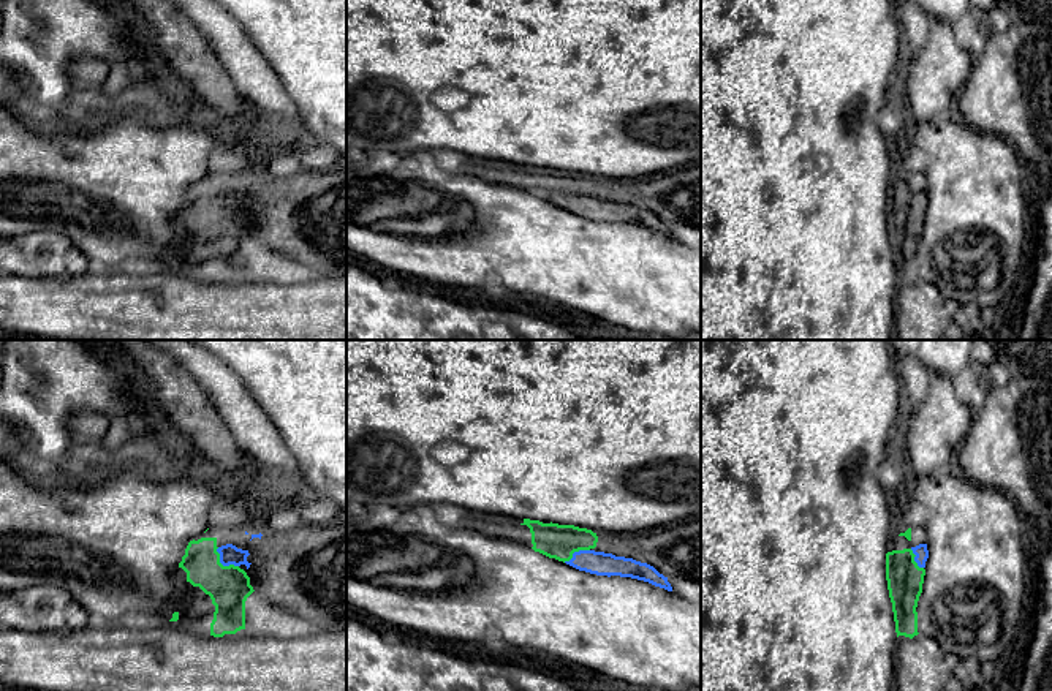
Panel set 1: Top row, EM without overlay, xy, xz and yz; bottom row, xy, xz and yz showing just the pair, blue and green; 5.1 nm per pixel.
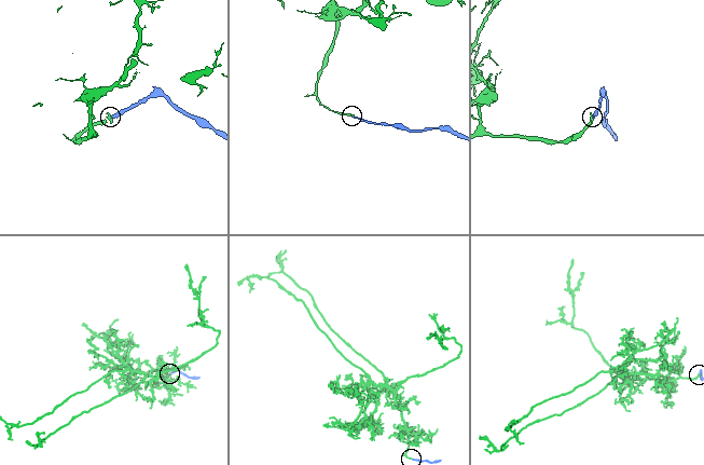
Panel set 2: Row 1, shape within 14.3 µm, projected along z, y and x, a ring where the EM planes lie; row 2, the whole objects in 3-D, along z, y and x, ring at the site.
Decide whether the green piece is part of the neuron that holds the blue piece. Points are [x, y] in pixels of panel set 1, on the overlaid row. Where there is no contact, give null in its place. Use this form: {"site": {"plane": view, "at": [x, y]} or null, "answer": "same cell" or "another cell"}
{"site": {"plane": "xy", "at": [223, 565]}, "answer": "same cell"}

